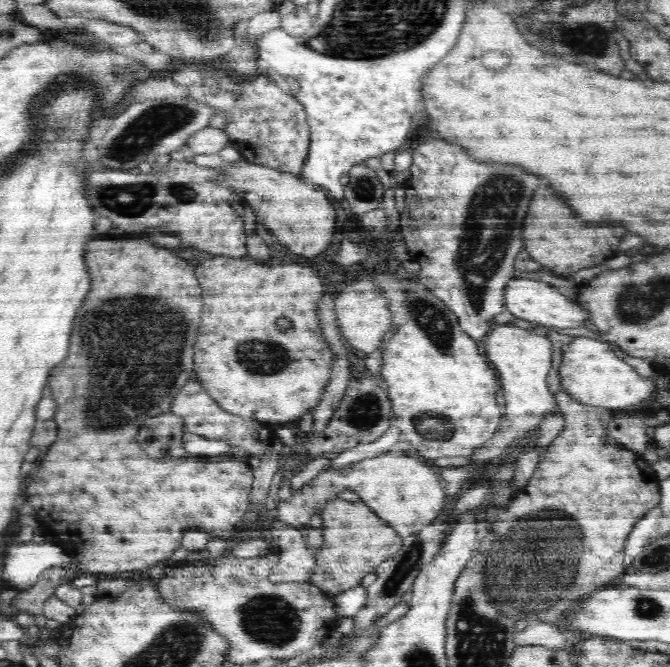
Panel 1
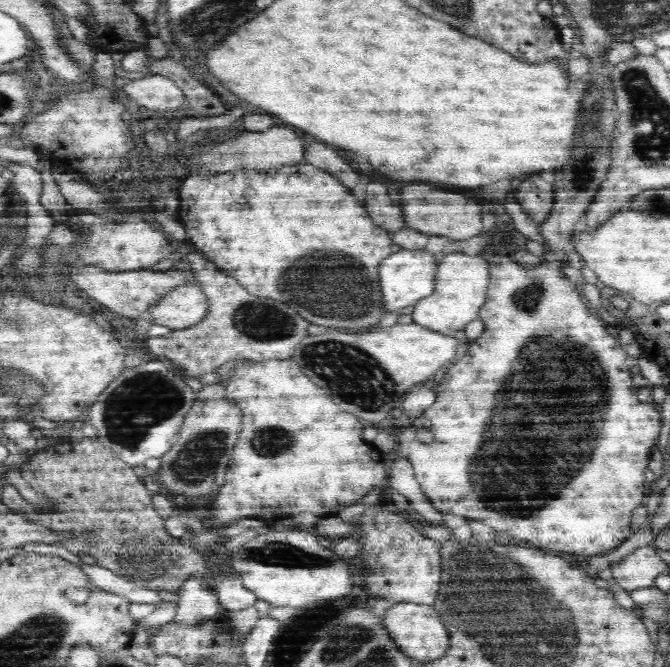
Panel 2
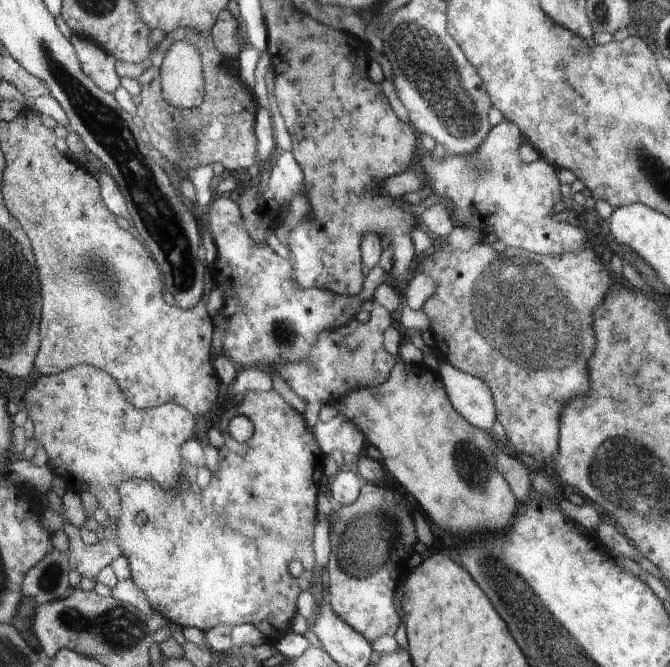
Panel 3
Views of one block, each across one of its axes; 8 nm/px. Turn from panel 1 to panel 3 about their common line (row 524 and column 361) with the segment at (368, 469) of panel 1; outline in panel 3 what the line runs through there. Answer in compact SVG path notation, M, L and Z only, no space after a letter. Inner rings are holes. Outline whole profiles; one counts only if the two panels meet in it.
M228 195L216 198L210 204L210 216L208 226L214 236L220 238L218 244L224 246L224 274L216 274L216 280L224 292L224 310L220 310L220 318L226 326L224 336L224 356L238 362L238 368L252 367L252 364L276 364L276 362L300 362L311 361L310 352L316 345L318 336L324 329L328 330L348 324L348 314L354 316L356 308L362 306L364 300L368 300L374 290L383 284L388 276L386 270L380 265L368 270L364 288L356 296L339 295L326 289L308 289L300 286L295 278L295 269L292 261L280 257L268 244L256 243L242 220L242 213L236 202ZM397 359L386 382L380 386L358 389L334 405L339 413L349 416L360 425L370 444L374 444L382 452L384 466L388 466L388 472L418 500L418 504L440 528L462 538L468 534L504 532L516 512L516 498L507 479L496 466L496 443L484 429L475 427L472 423L468 424L468 421L452 408L448 398L441 376L416 374L414 366Z

